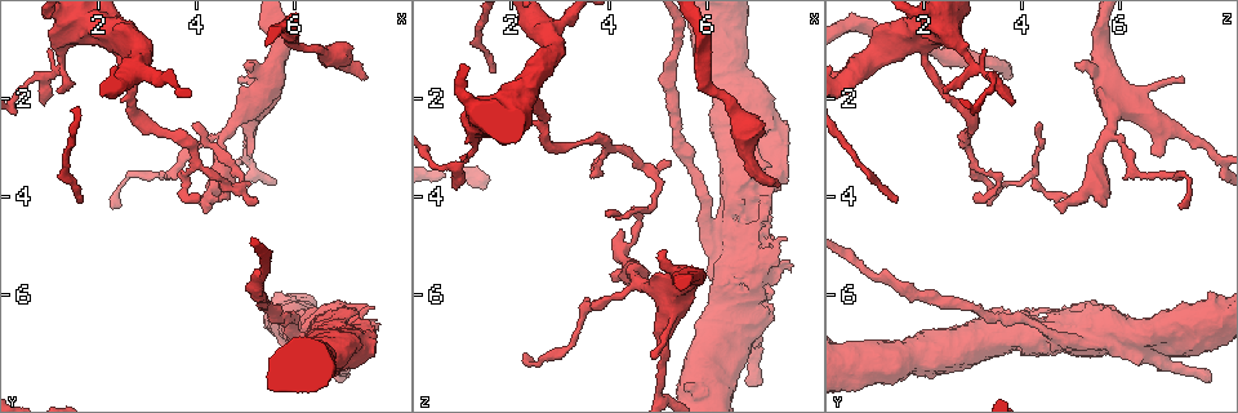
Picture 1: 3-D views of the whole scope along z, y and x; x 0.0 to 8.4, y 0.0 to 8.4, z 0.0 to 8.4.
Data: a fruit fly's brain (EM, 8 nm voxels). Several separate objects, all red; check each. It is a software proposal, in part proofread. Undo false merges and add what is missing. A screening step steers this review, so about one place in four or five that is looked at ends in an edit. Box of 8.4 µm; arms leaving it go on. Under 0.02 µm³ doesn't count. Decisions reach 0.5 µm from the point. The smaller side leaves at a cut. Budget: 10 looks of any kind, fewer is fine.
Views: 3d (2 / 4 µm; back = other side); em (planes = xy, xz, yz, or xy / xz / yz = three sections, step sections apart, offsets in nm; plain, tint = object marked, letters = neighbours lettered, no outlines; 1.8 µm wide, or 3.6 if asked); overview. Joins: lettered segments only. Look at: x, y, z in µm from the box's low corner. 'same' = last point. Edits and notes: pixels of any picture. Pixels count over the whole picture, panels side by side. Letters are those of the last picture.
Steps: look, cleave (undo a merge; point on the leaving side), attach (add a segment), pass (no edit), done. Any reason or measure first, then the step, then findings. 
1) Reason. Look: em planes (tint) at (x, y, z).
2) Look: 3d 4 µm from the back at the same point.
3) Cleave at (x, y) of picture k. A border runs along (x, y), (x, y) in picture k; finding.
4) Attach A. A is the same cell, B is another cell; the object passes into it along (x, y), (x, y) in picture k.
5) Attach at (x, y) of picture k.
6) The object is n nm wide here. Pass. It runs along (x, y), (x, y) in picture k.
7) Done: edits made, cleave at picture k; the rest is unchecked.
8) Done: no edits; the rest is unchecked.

An open end. Look: 3d 4 µm at (2.30, 4.20, 7.15).

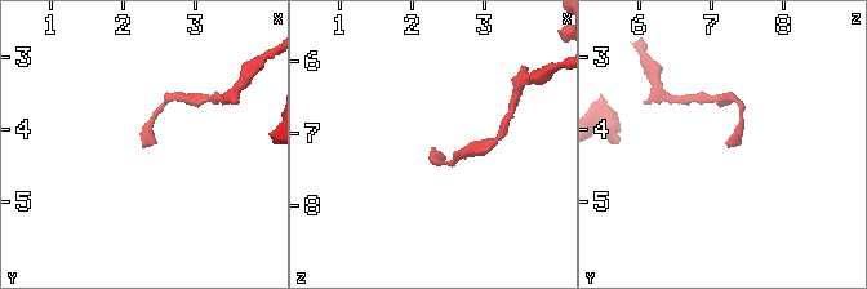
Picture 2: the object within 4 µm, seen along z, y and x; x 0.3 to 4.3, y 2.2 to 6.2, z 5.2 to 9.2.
Need the tissue. Look: em xy step 4 (letters) at (2.30, 4.15, 7.20).

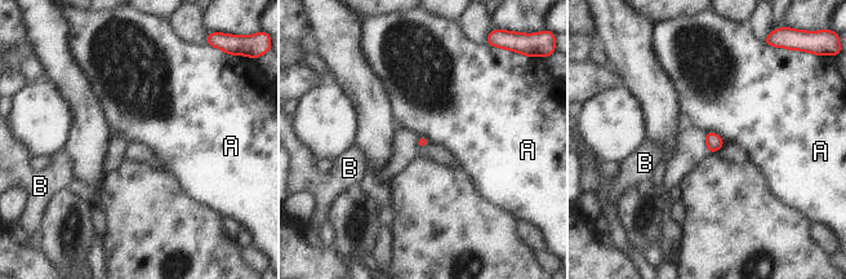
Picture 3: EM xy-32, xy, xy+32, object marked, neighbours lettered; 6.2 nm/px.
Look: em planes (letters) at the same point.

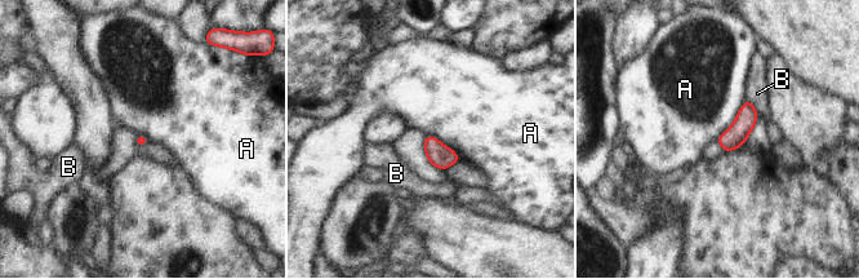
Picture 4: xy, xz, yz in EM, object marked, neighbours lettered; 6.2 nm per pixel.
Pass. A and B are other cells; a border runs along (746, 100), (734, 122), (716, 140) in picture 4; none of them fits.

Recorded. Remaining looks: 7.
An open end. Look: 3d 4 µm at (6.95, 7.75, 7.85).

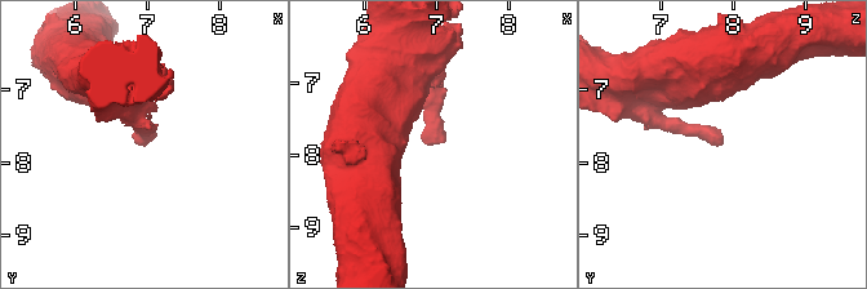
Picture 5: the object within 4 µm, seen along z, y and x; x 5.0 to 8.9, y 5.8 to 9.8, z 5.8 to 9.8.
Need the tissue. Look: em planes (letters) at (7.00, 7.70, 7.80).

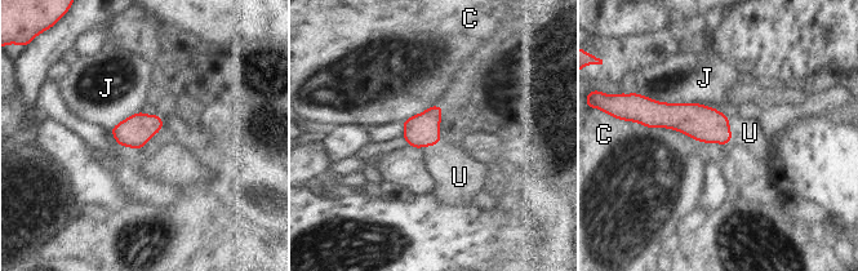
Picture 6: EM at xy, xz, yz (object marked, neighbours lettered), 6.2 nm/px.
Attach U. U is the same cell, C and J are other cells; the neuron continues.

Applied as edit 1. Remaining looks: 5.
Sudden change in width. Look: em 3.6 µm planes (letters) at (6.30, 6.80, 4.60).

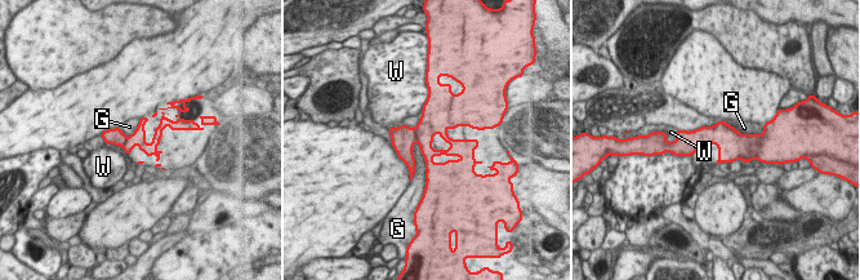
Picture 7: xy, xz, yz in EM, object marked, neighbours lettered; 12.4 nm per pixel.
The longest contact is with G, 1050 nm. Cleave at (404, 137) of picture 7. G and W are other cells; a border runs along (414, 129), (415, 136) in picture 7; a second neuron is stuck on.

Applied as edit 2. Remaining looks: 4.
Thick turns thin. Look: em 3.6 µm xy step 4 (tint) at (2.25, 0.75, 1.95).

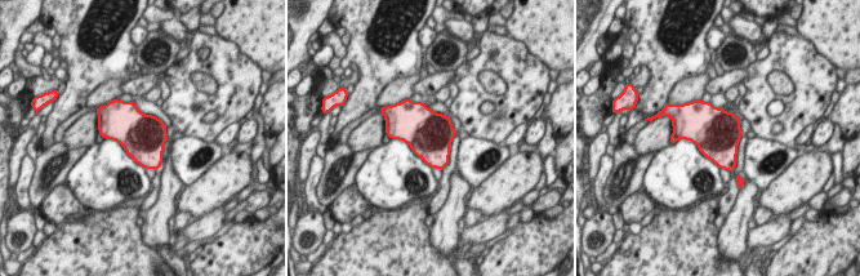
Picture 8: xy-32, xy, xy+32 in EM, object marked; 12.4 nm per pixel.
Look: em 3.6 µm planes (letters) at the same point.

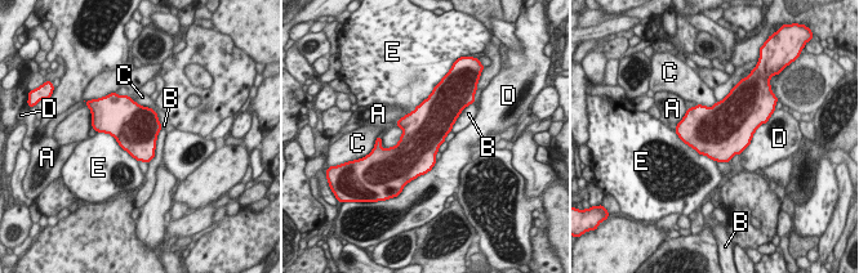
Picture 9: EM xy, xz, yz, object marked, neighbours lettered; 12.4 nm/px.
Pass. A, B, C, D and E are other cells; a border runs along (673, 130), (699, 153), (717, 161) in picture 9; one neuron here.

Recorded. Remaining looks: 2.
Done: edits made, attach at picture 6, cleave at picture 7; the rest is unchecked.

